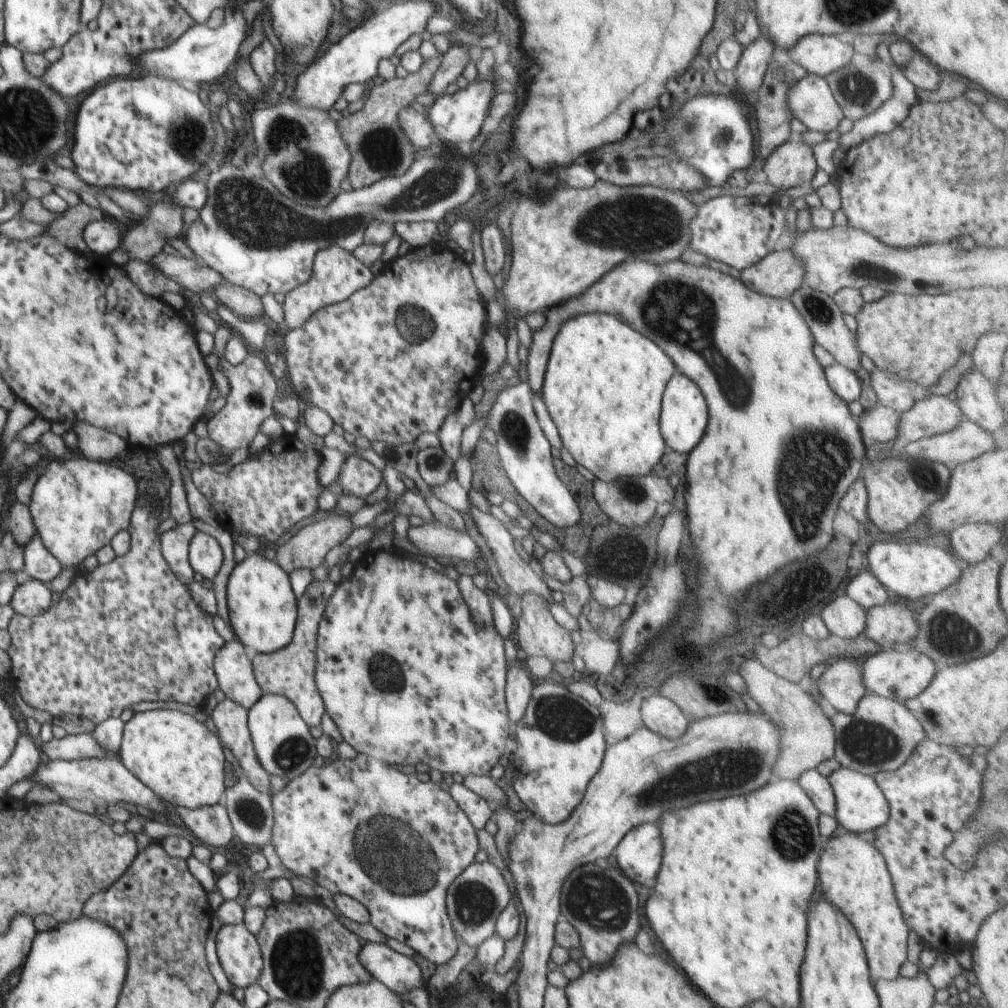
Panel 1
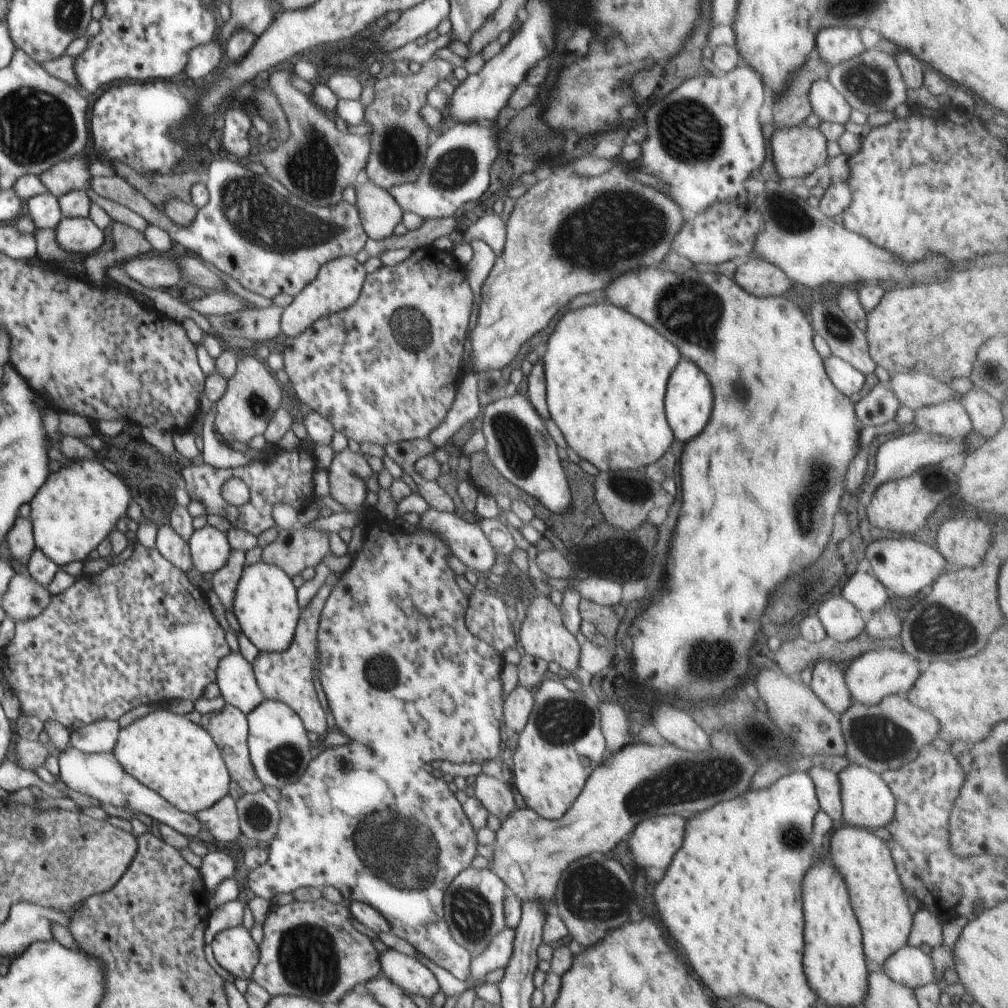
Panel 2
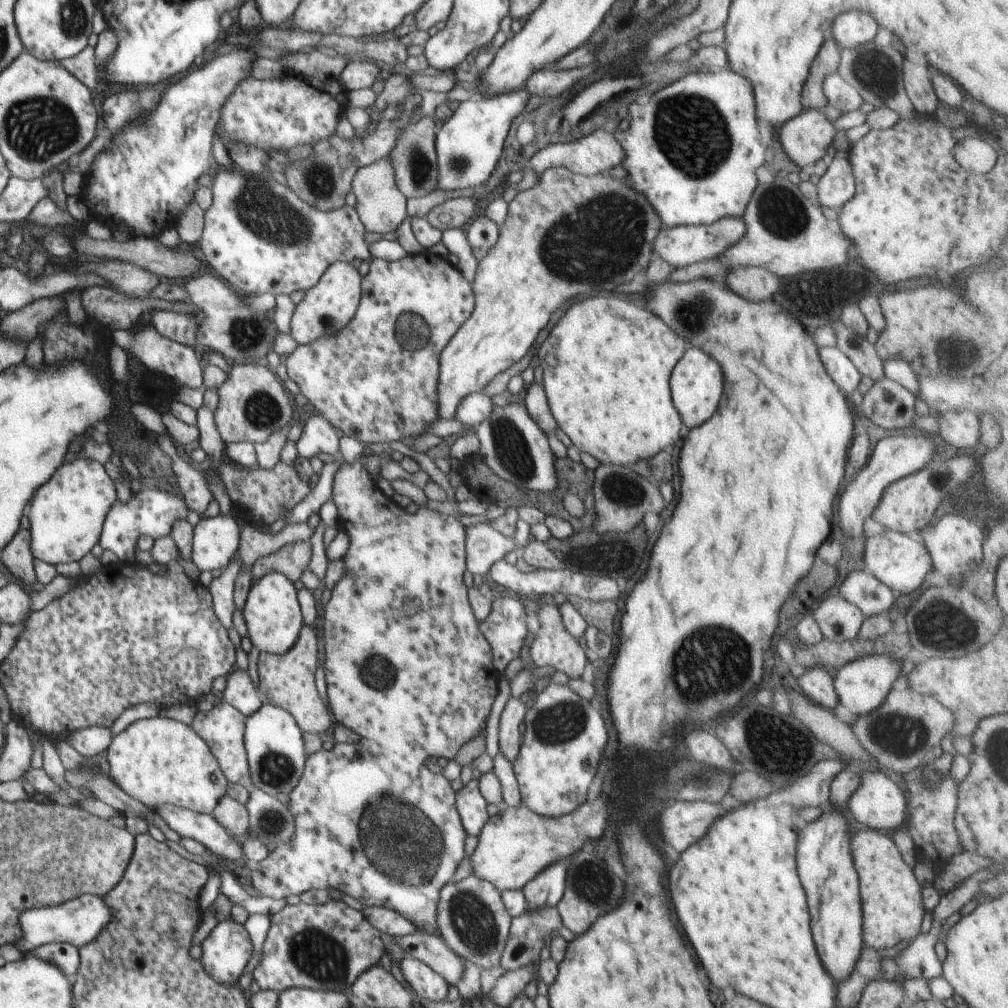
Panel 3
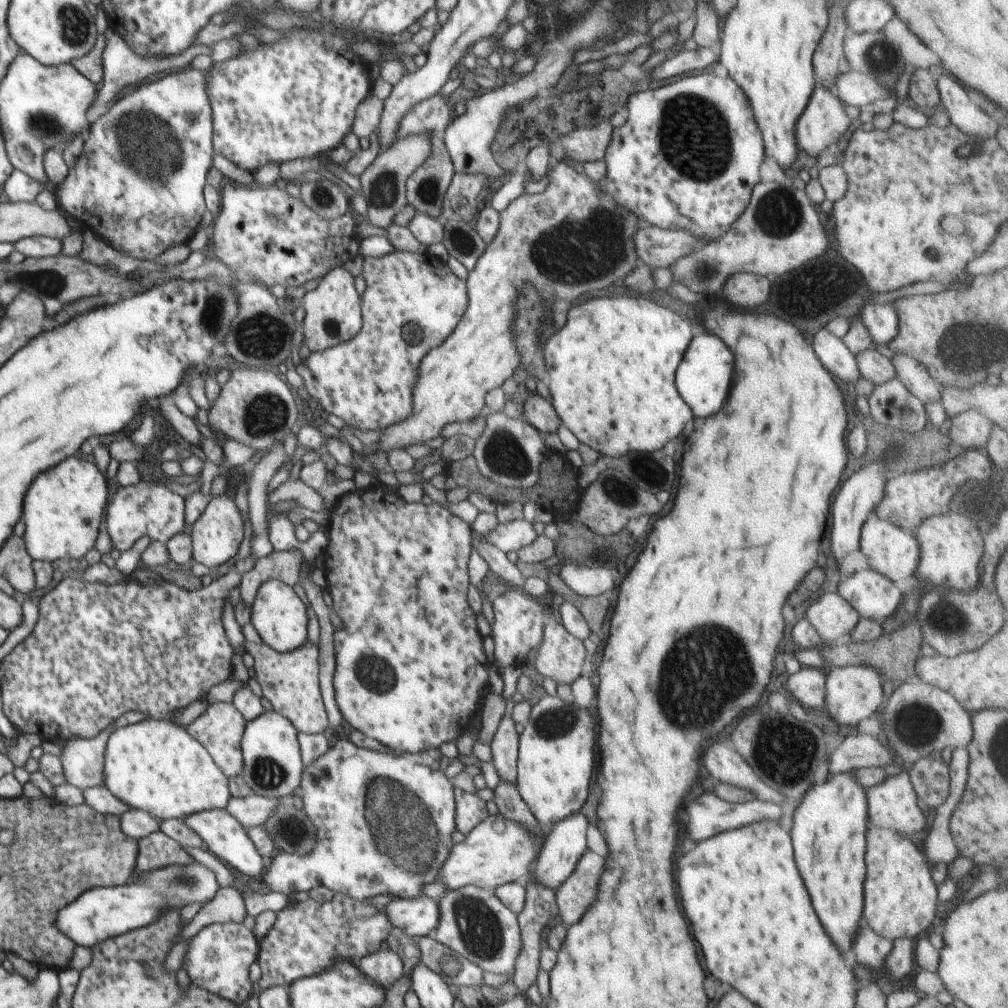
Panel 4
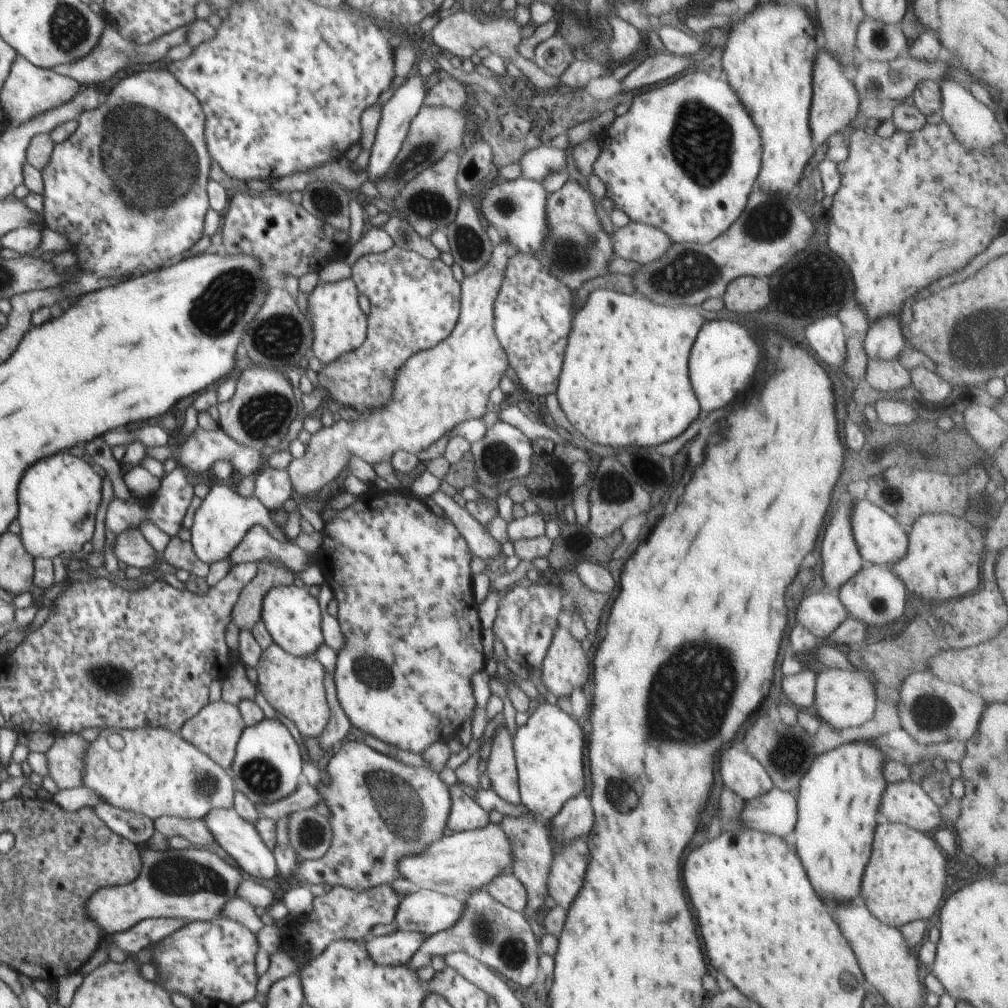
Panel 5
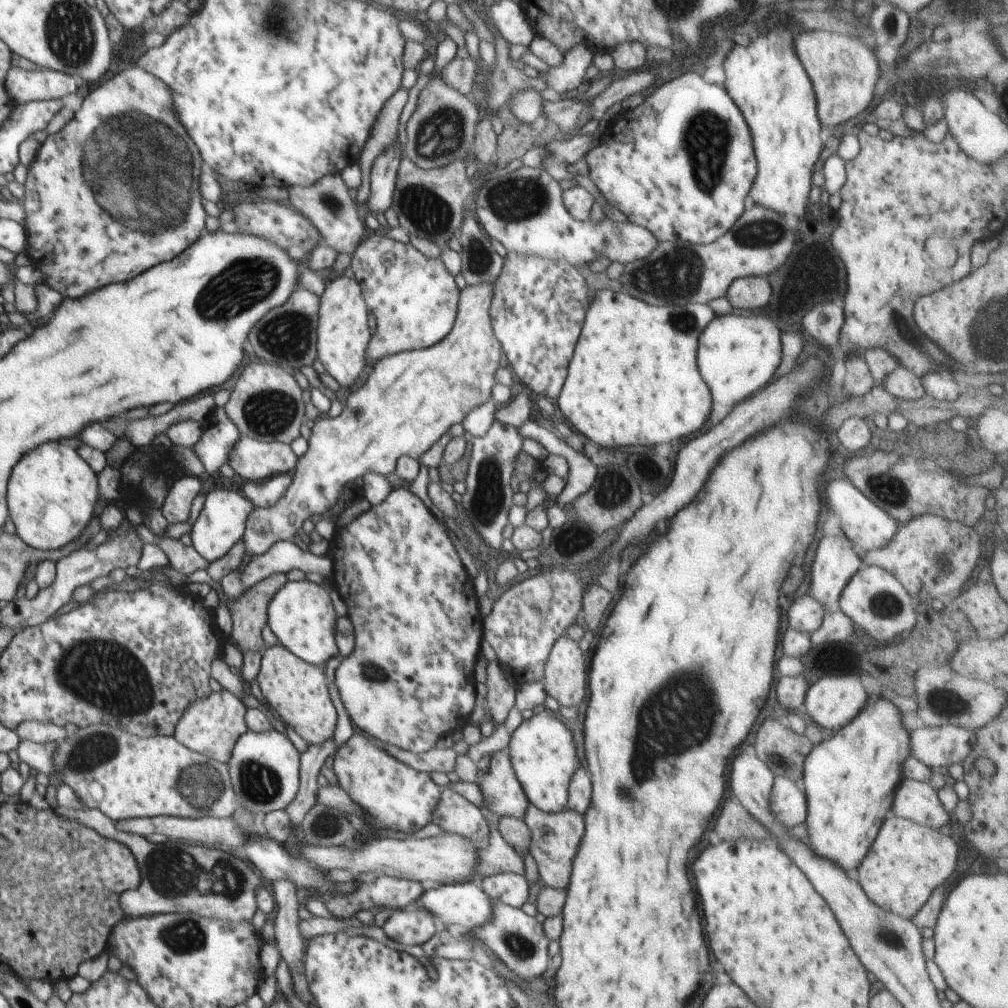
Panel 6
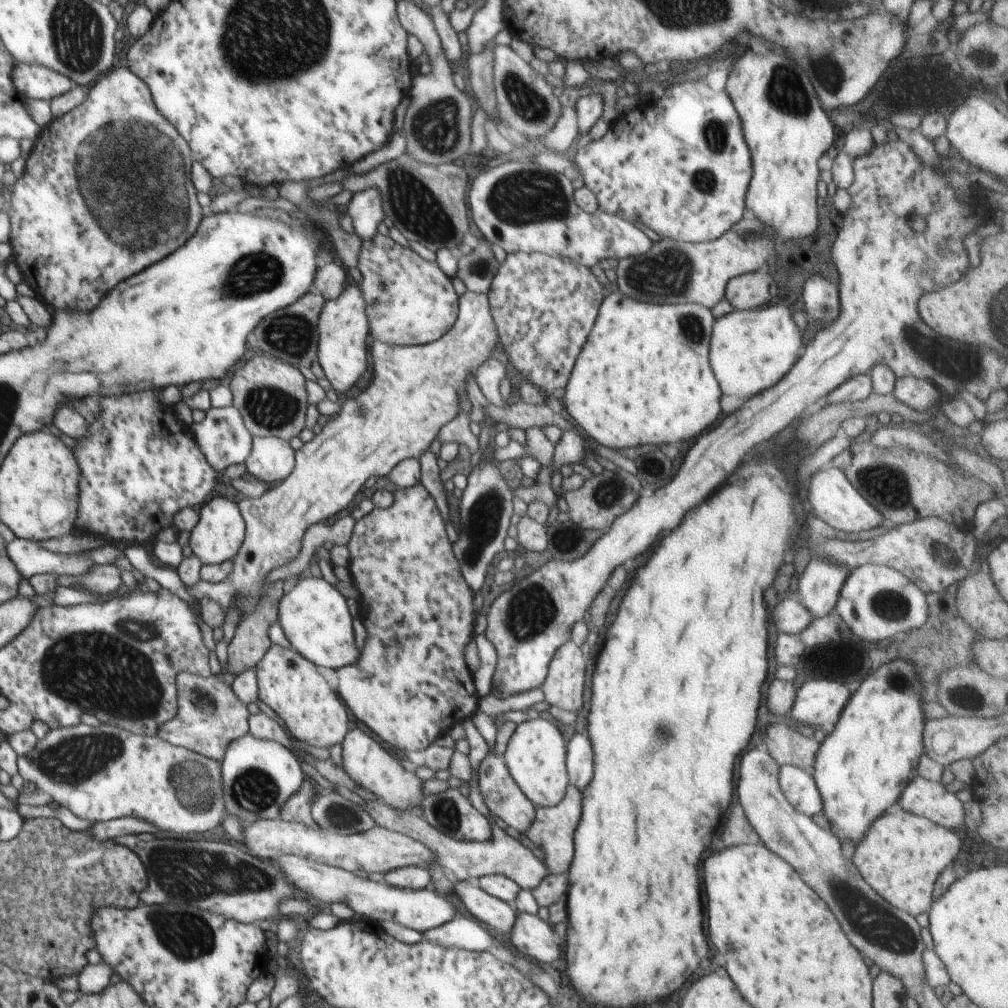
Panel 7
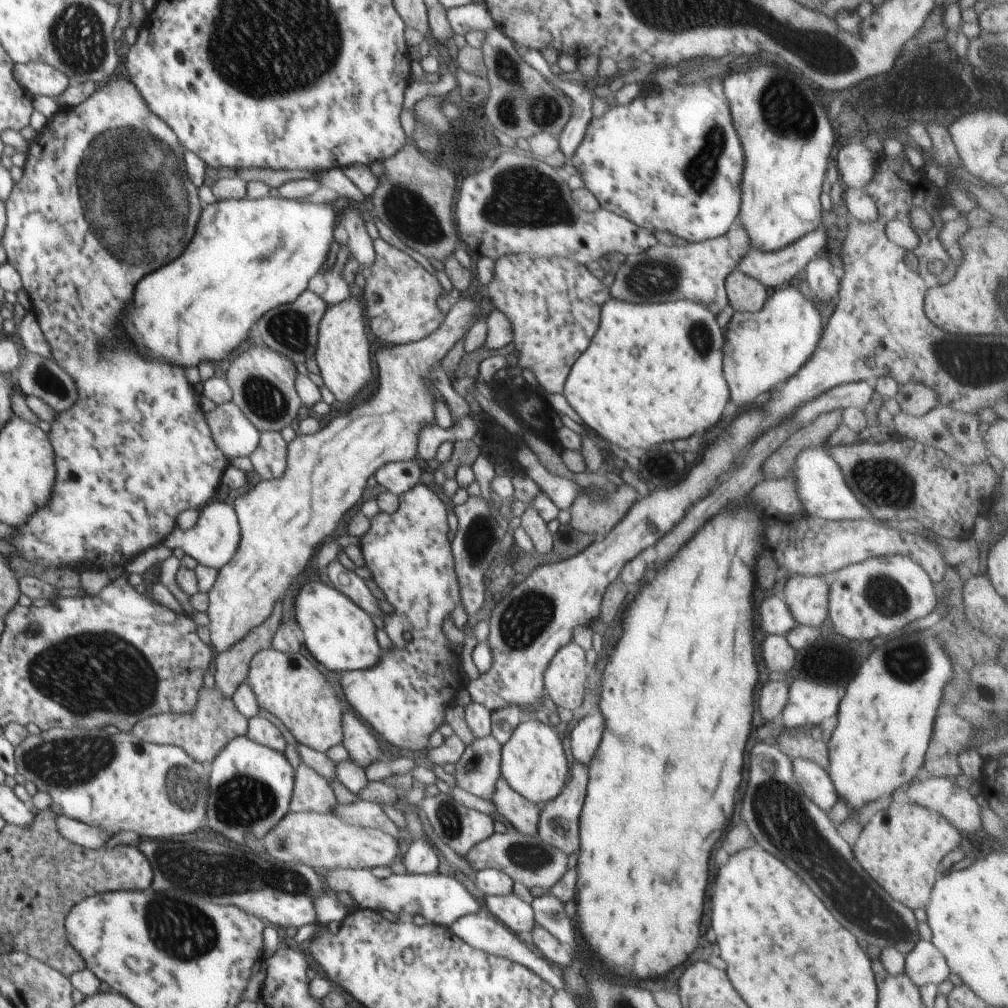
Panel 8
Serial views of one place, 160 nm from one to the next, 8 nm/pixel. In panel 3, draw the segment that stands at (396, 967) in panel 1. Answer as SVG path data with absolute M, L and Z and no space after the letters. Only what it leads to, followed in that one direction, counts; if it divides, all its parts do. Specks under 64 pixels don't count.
M407 954L399 964L404 983L420 1001L440 1002L447 998L449 985L446 980L426 964Z

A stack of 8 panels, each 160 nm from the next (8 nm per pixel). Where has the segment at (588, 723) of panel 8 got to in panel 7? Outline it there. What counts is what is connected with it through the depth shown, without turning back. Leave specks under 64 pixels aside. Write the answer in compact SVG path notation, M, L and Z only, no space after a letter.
M587 730L582 734L576 732L574 737L567 744L566 764L569 784L575 786L580 792L582 792L588 784L590 784L593 777L593 750Z

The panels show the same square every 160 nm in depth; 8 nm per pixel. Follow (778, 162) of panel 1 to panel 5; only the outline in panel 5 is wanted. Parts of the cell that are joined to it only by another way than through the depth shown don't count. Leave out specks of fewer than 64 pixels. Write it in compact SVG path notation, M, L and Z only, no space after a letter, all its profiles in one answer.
M820 49L812 70L812 97L809 110L810 132L814 144L817 146L828 142L828 138L832 134L844 131L846 126L860 114L861 100L858 98L853 82L844 77L843 70L844 68L828 51Z

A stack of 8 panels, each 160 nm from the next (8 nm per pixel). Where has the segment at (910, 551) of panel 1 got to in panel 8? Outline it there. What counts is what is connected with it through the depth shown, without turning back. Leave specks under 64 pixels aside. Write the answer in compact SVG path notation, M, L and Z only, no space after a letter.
M824 446L804 449L794 466L787 468L787 473L794 472L796 475L799 499L803 502L802 506L806 513L829 521L875 520L871 510L868 510L868 507L864 506L849 489L842 469L826 450Z

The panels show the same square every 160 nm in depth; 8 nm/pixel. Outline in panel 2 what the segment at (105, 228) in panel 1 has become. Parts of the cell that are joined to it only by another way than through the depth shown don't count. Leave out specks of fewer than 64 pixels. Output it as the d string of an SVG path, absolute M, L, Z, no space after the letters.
M63 217L55 231L57 243L69 253L87 255L96 252L104 244L103 230L90 217Z

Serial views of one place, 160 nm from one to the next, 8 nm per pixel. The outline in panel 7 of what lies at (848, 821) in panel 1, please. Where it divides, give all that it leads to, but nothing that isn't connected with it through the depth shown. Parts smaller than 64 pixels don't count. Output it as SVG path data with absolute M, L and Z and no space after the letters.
M920 776L909 781L899 796L898 804L907 813L926 817L947 829L965 824L963 802L954 793L946 791L942 783Z

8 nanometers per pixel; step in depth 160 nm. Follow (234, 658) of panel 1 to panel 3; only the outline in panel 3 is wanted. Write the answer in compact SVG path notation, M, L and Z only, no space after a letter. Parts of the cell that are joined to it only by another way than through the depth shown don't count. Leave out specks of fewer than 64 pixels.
M237 667L227 674L226 688L222 694L224 702L247 717L252 716L264 703L259 689L254 686L248 673Z

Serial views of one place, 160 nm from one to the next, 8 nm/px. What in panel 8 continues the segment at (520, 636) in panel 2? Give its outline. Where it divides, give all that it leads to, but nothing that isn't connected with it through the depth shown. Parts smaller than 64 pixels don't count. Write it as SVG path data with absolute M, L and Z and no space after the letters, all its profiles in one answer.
M573 640L554 655L543 679L545 692L557 707L574 710L583 704L588 669L585 650Z

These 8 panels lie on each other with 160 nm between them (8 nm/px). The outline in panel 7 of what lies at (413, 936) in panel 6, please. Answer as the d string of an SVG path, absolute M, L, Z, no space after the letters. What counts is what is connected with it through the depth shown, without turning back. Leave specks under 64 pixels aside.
M293 854L274 857L272 862L279 867L280 872L284 874L292 887L316 898L324 908L334 902L344 902L346 906L354 910L356 915L368 917L377 923L392 920L392 922L398 922L406 928L412 928L424 934L427 930L446 924L458 914L456 904L448 900L448 896L440 896L436 891L430 892L425 888L413 891L390 886L386 881L373 882L368 878L355 876L352 872L340 867L312 862L306 857Z

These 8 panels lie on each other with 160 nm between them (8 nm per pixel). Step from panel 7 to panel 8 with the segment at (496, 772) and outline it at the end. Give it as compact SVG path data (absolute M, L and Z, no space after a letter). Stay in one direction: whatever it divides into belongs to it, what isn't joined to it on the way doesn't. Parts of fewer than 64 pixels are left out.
M498 777L491 800L497 811L519 833L537 836L540 812L538 806L516 792L504 777Z

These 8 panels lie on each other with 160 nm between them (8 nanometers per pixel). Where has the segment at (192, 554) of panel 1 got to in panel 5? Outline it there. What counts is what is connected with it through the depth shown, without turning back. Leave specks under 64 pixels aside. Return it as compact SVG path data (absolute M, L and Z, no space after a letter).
M224 484L211 486L201 506L195 512L194 522L190 528L194 552L206 564L218 562L229 556L254 525L264 527L279 542L289 542L288 537L274 522L270 510L264 506L264 503L258 497L242 497Z

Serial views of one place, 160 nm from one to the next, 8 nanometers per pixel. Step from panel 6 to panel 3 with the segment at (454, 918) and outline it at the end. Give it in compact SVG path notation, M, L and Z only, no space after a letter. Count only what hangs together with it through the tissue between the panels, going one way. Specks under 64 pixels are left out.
M366 906L361 912L364 912L368 922L376 930L380 930L384 934L390 934L395 938L414 934L418 931L416 924L412 920L404 918L402 914L398 914L396 910L390 908Z

